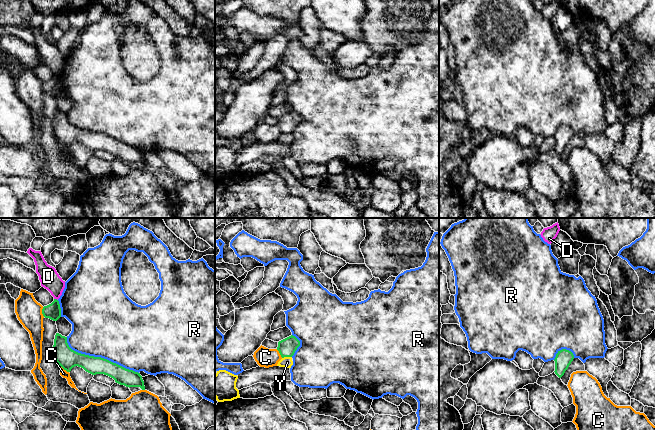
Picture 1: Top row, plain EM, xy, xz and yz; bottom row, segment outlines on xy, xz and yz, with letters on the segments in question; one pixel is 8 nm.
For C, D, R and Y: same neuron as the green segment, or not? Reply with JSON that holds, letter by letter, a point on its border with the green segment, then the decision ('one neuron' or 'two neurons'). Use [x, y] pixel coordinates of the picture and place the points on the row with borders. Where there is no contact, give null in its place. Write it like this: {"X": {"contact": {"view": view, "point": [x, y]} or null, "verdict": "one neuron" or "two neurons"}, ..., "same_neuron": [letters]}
{"C": {"contact": {"view": "xy", "point": [62, 367]}, "verdict": "two neurons"}, "D": {"contact": {"view": "xy", "point": [56, 299]}, "verdict": "two neurons"}, "R": {"contact": {"view": "xy", "point": [99, 357]}, "verdict": "two neurons"}, "Y": {"contact": {"view": "xz", "point": [286, 356]}, "verdict": "two neurons"}, "same_neuron": []}

